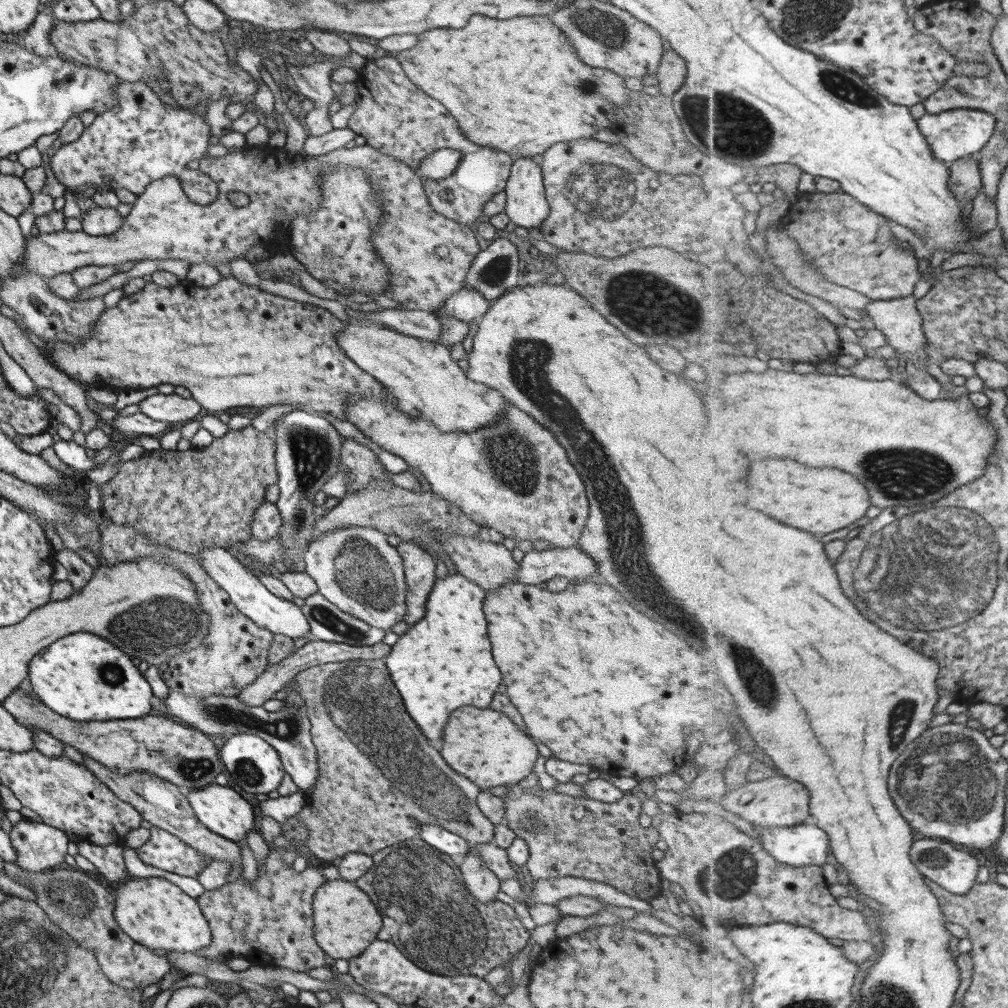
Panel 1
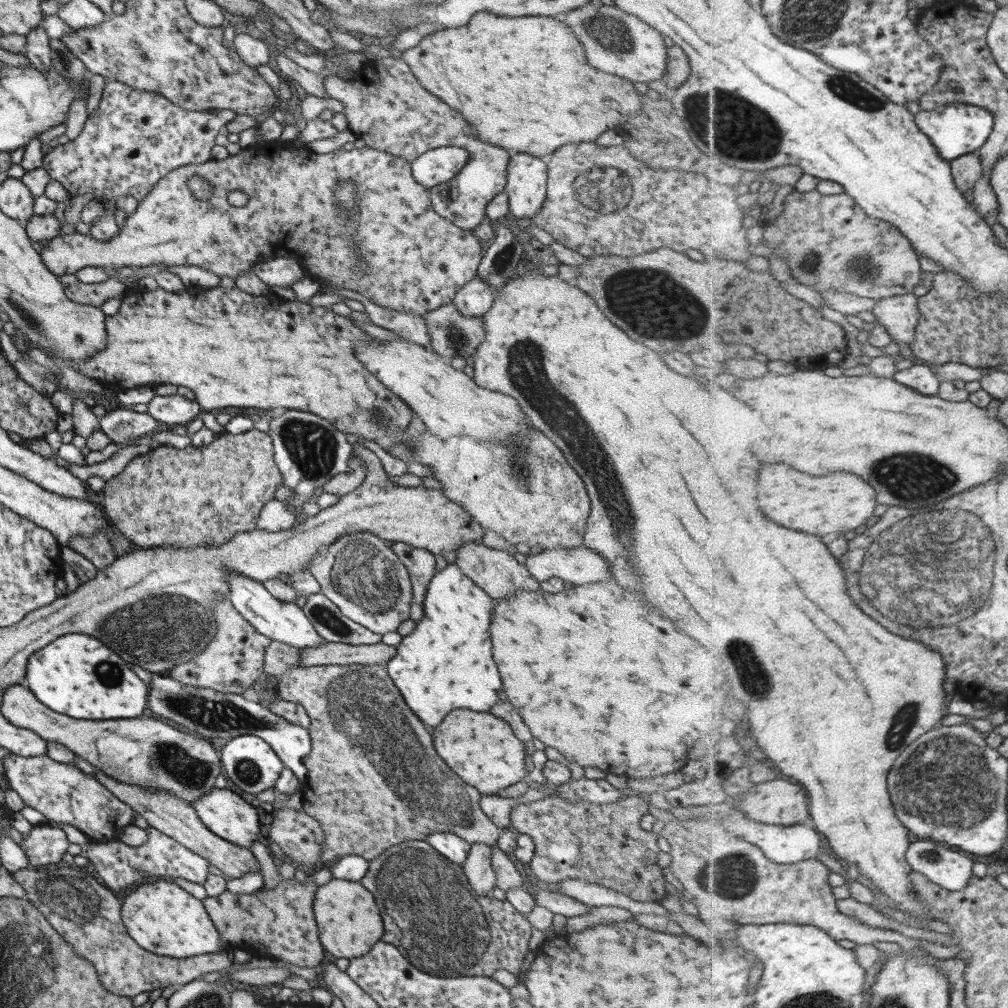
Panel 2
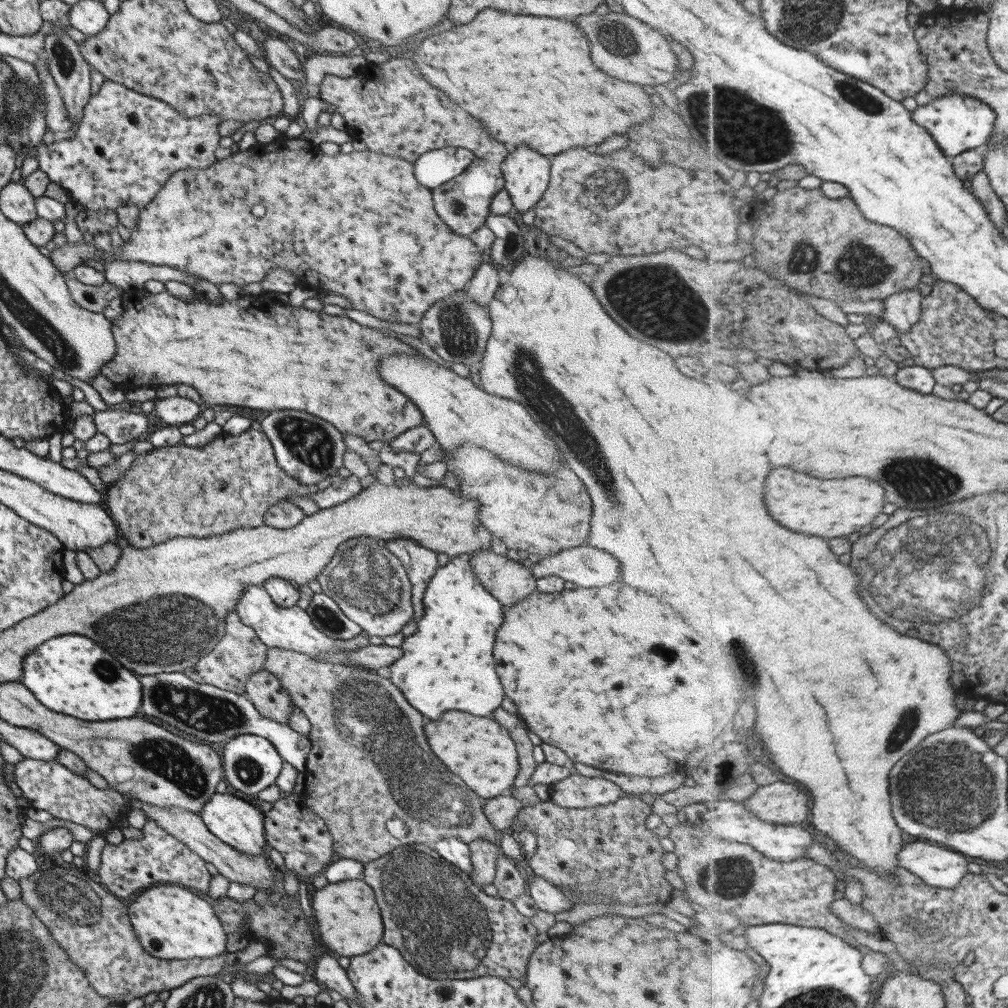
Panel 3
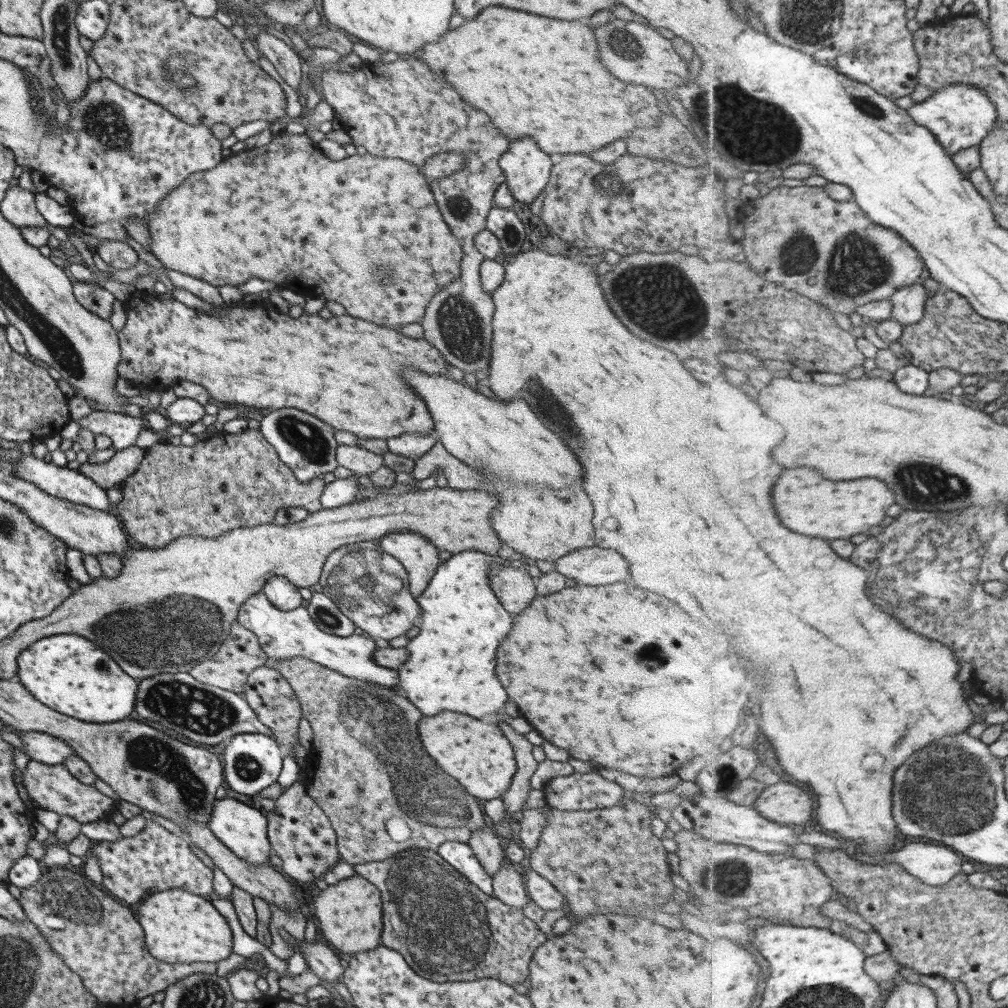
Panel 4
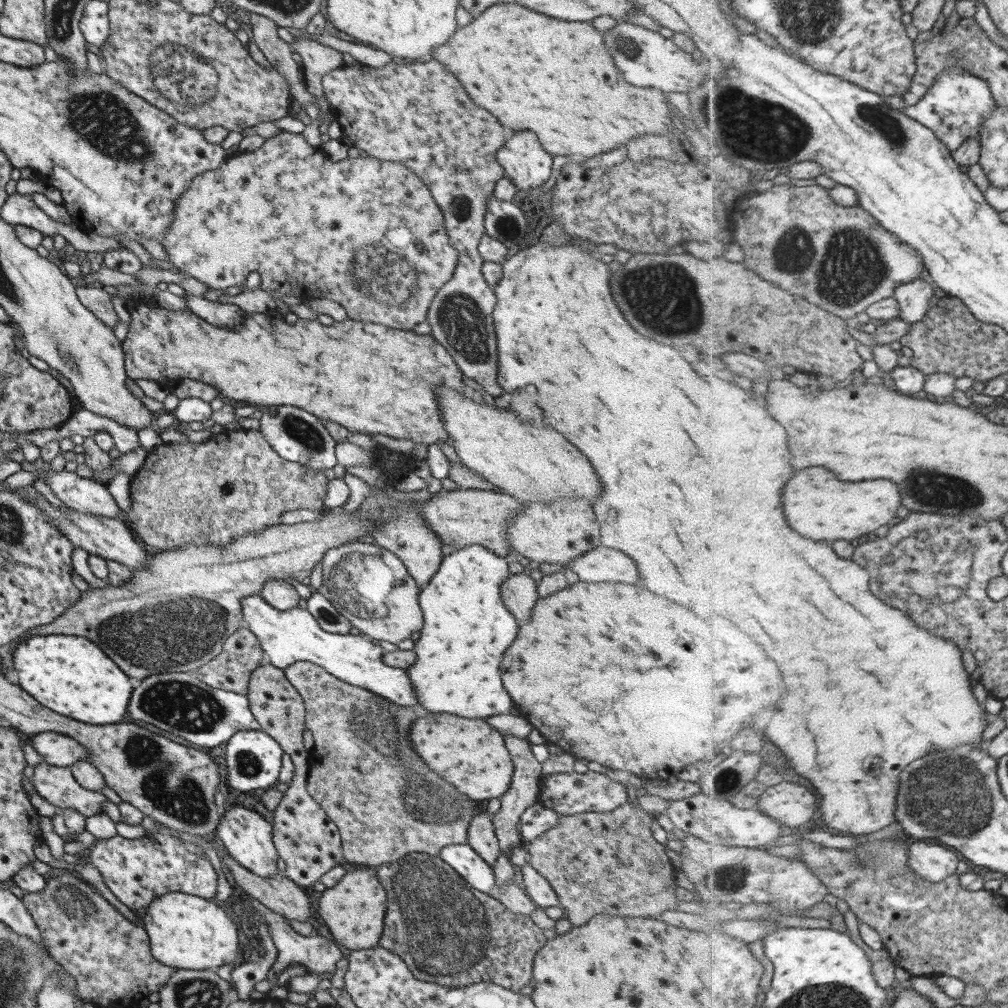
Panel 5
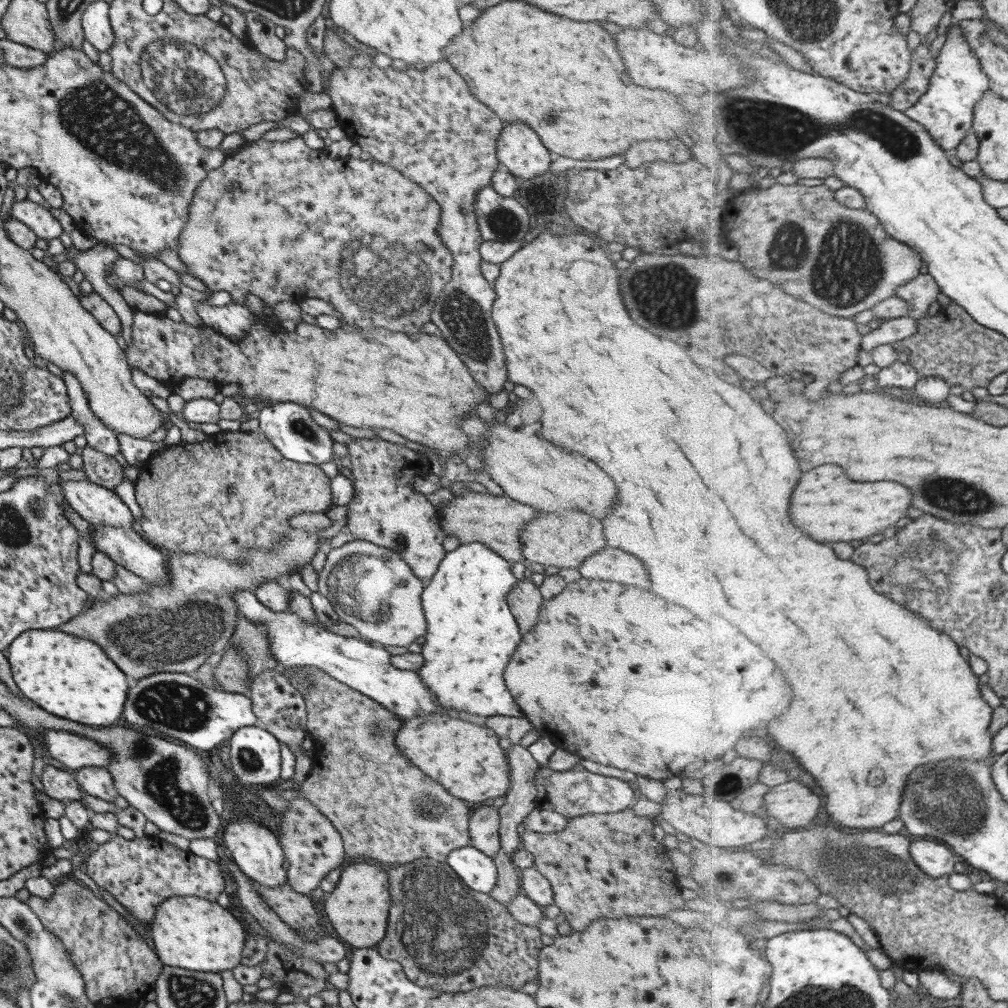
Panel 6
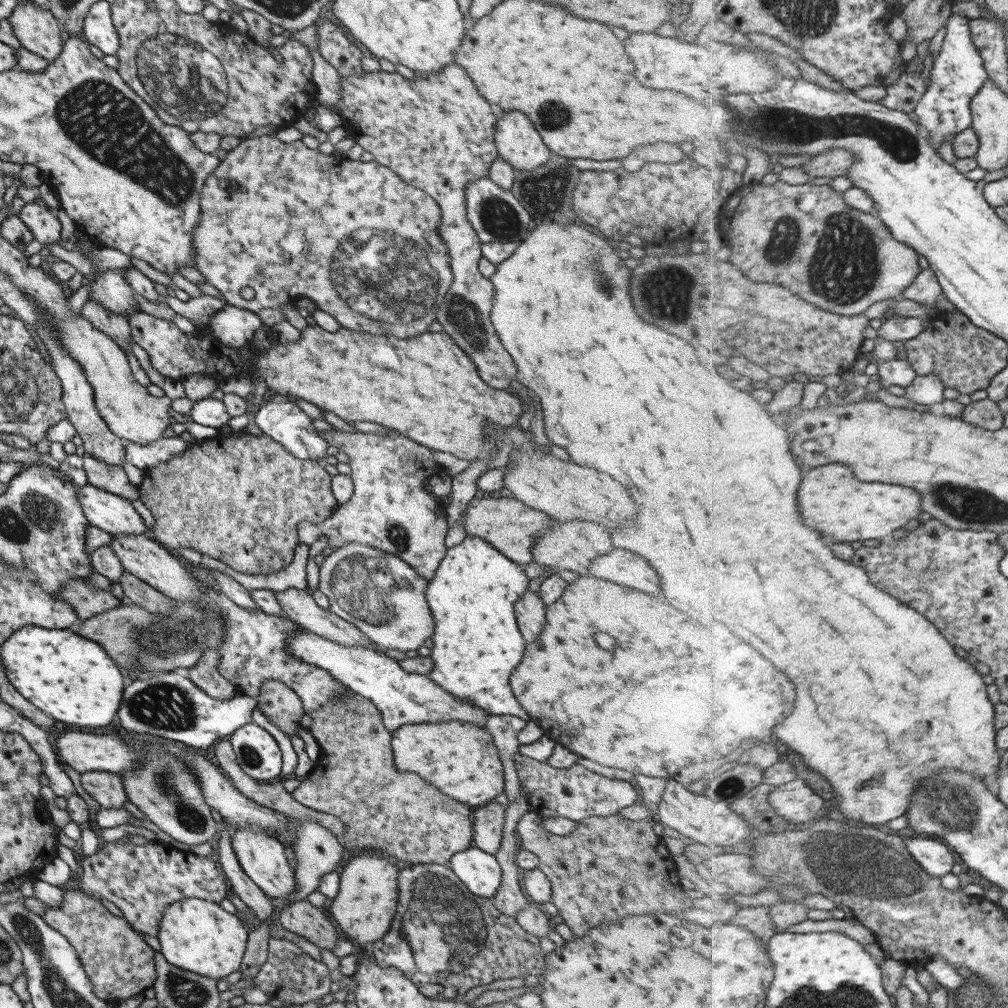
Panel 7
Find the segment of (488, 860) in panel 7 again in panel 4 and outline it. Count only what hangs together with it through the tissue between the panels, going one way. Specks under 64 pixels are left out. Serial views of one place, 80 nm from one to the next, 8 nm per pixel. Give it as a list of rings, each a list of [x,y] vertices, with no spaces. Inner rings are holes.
[[[447,841],[440,844],[435,852],[481,892],[492,893],[492,877],[483,870],[467,843]]]

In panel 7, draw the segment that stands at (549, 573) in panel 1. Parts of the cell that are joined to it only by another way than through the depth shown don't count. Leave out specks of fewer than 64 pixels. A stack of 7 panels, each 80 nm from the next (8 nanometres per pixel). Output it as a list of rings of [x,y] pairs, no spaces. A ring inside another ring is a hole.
[[[619,548],[599,556],[589,565],[585,575],[605,579],[608,582],[637,588],[647,594],[659,592],[659,578],[653,568],[641,556]]]

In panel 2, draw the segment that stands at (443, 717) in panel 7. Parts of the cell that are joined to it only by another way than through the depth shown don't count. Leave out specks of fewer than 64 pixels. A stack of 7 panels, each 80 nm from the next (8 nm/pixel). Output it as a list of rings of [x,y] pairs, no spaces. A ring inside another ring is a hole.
[[[227,571],[223,578],[229,588],[228,600],[231,606],[257,633],[267,637],[268,640],[288,644],[298,650],[326,642],[325,639],[317,636],[311,622],[304,616],[302,608],[297,607],[295,603],[275,600],[261,583],[243,577],[243,575],[237,575],[237,572]]]

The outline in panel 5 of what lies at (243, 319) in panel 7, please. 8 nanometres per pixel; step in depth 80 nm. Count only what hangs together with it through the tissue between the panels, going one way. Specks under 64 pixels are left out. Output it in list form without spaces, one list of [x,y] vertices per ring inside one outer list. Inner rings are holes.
[[[189,295],[186,305],[190,312],[205,322],[219,328],[235,328],[242,323],[244,313],[237,305],[208,301],[203,297]]]

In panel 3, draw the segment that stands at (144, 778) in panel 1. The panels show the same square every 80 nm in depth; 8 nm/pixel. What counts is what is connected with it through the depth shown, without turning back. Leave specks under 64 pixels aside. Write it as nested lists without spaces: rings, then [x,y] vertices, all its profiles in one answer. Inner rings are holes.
[[[123,796],[123,798],[132,808],[138,808],[142,812],[145,812],[145,817],[149,820],[154,820],[159,828],[163,828],[167,832],[167,835],[173,836],[173,838],[186,844],[187,848],[190,848],[197,856],[200,856],[205,863],[210,862],[217,869],[217,872],[227,878],[229,882],[247,884],[247,886],[252,886],[256,891],[273,888],[272,865],[264,854],[253,856],[237,852],[228,844],[221,842],[215,836],[211,835],[203,825],[201,817],[188,810],[183,810],[176,806],[159,808],[158,806],[152,806],[152,804],[140,802],[140,800],[135,800],[134,798],[128,798],[128,796]]]

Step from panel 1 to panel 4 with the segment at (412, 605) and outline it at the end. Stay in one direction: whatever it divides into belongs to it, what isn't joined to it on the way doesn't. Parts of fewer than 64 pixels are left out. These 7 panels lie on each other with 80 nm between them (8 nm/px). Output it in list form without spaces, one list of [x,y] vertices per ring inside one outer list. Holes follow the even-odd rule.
[[[397,531],[383,535],[381,539],[378,539],[378,545],[393,559],[396,559],[406,571],[408,590],[411,598],[415,601],[427,587],[434,571],[438,568],[438,550],[428,542],[427,538],[411,531]]]

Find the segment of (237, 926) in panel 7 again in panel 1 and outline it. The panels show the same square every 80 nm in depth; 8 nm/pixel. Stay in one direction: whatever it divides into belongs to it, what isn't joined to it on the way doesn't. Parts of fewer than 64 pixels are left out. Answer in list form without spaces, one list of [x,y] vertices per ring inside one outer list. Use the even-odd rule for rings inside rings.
[[[130,877],[114,886],[113,916],[117,926],[135,943],[150,951],[195,953],[211,942],[211,929],[198,901],[160,877]]]

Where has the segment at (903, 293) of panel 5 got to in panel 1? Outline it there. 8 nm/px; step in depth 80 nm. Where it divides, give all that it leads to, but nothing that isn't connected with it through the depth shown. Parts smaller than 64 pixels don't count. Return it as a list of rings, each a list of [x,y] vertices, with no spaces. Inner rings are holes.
[[[909,295],[908,297],[899,297],[893,300],[873,300],[866,305],[865,310],[872,318],[872,321],[875,322],[877,330],[888,340],[889,346],[897,351],[896,357],[898,354],[905,354],[905,362],[925,369],[924,366],[917,363],[918,360],[930,360],[924,354],[927,339],[926,332],[923,330],[923,317],[918,307],[917,298]]]

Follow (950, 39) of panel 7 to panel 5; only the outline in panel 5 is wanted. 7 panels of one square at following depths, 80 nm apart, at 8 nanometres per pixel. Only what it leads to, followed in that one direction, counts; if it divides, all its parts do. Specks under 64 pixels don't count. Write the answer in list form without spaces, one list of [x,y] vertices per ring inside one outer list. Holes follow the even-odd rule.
[[[949,68],[935,80],[933,88],[923,100],[904,109],[910,118],[927,125],[951,152],[959,150],[967,140],[979,139],[982,122],[993,114],[997,104],[987,84],[987,80],[977,78],[975,73],[965,68]]]

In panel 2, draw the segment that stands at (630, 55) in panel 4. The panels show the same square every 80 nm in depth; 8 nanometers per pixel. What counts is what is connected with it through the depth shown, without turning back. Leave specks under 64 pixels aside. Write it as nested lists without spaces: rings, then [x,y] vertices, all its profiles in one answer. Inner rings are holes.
[[[591,3],[578,6],[569,12],[557,17],[561,22],[565,22],[572,33],[583,44],[586,61],[592,68],[620,77],[631,83],[644,83],[663,79],[667,60],[668,48],[663,45],[661,35],[652,26],[641,23],[636,16],[627,14],[613,5],[601,5],[596,8]]]

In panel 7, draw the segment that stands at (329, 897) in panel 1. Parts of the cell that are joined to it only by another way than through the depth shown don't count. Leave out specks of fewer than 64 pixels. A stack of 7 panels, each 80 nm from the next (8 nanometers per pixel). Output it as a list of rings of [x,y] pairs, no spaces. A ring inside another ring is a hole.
[[[363,851],[358,855],[351,857],[347,864],[342,868],[339,874],[338,891],[335,896],[327,901],[324,910],[335,924],[335,927],[341,930],[341,933],[349,936],[349,941],[366,950],[366,948],[374,940],[379,940],[386,934],[390,927],[390,922],[394,917],[396,911],[396,904],[398,903],[398,872],[395,864],[391,864],[387,857],[381,853]]]

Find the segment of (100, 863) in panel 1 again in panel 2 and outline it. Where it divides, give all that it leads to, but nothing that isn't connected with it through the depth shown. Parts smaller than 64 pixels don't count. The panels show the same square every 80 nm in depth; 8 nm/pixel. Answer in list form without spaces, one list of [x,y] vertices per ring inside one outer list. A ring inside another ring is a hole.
[[[147,826],[144,830],[147,838],[139,846],[127,846],[119,840],[107,843],[88,841],[82,845],[82,855],[87,858],[89,867],[93,868],[95,874],[103,880],[104,886],[116,893],[119,890],[129,890],[135,884],[155,879],[183,878],[201,885],[205,882],[209,863],[203,857],[187,850],[182,844],[151,826]]]

